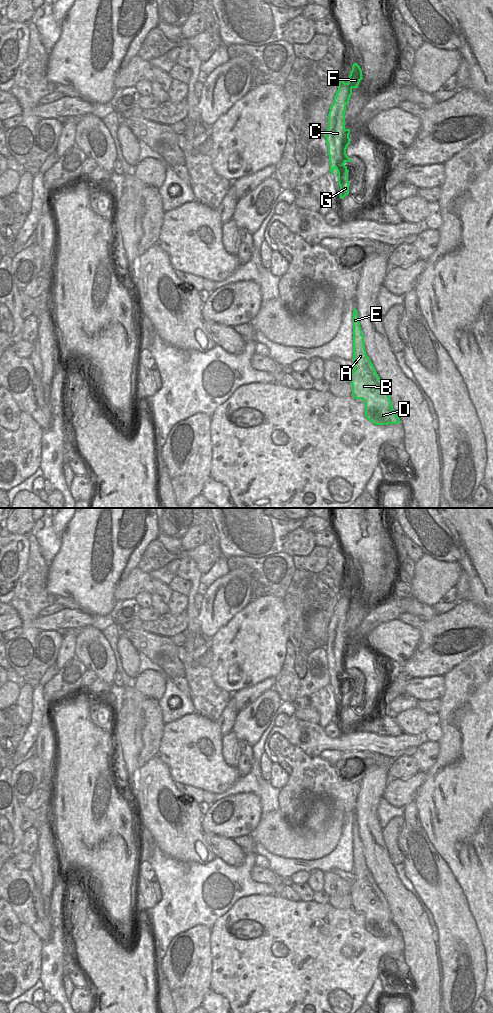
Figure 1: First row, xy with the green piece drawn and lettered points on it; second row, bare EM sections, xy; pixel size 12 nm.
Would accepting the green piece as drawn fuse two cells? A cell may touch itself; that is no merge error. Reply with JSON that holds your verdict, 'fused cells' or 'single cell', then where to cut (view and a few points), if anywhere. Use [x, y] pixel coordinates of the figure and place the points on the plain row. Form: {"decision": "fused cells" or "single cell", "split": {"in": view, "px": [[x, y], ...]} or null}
{"decision": "single cell", "split": null}

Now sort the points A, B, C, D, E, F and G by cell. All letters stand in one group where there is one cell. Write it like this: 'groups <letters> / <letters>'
groups A B C D E F G

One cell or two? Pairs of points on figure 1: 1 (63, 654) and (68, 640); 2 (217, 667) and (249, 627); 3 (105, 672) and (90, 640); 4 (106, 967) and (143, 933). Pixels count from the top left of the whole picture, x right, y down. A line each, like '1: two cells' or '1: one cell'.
1: one cell
2: one cell
3: one cell
4: one cell

